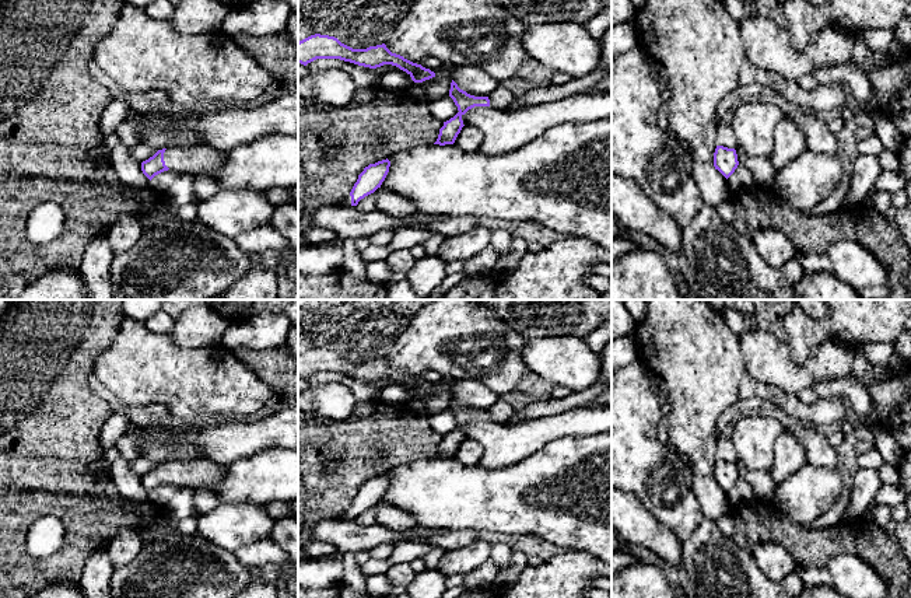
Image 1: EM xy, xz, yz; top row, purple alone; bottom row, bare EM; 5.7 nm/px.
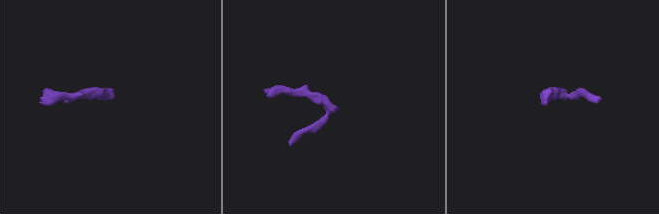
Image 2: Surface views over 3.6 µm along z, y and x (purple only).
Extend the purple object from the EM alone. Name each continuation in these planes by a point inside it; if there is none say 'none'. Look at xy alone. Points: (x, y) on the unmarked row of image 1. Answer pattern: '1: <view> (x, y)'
1: xy (198, 474)

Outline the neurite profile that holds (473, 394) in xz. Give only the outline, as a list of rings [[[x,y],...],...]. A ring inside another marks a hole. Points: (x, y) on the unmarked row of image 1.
[[[474,380],[452,382],[451,387],[458,401],[474,410],[487,410],[500,398],[487,385]]]

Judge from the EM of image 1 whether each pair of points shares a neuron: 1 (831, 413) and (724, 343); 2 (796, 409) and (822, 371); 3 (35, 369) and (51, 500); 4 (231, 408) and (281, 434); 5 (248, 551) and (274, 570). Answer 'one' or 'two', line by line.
1: one
2: two
3: one
4: two
5: two

